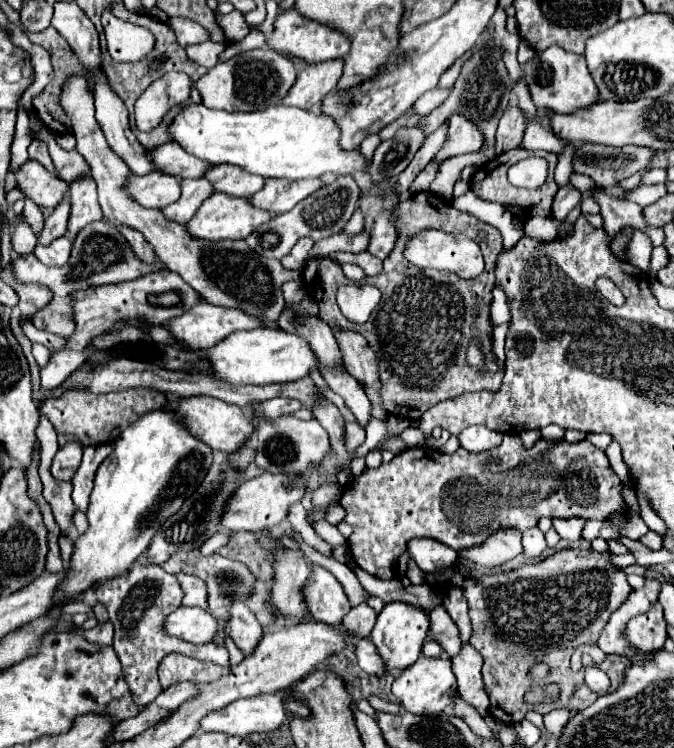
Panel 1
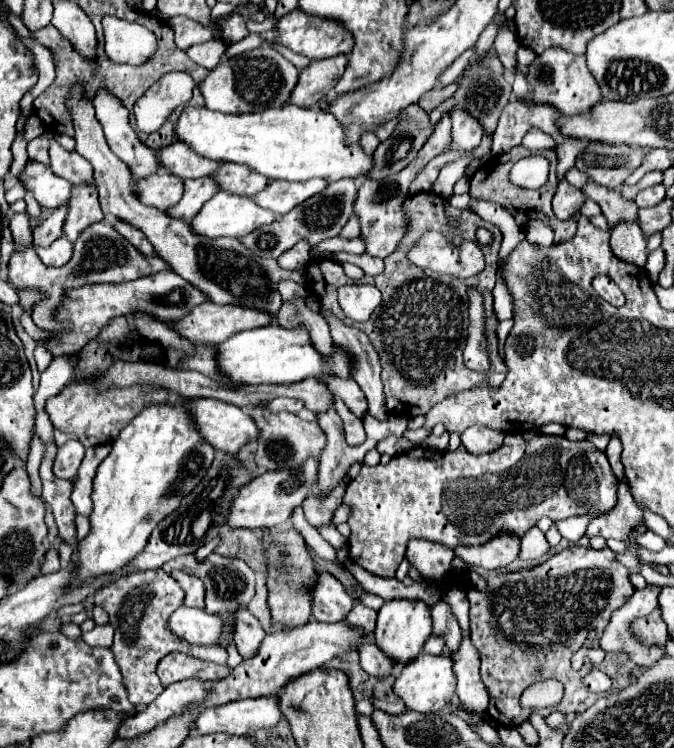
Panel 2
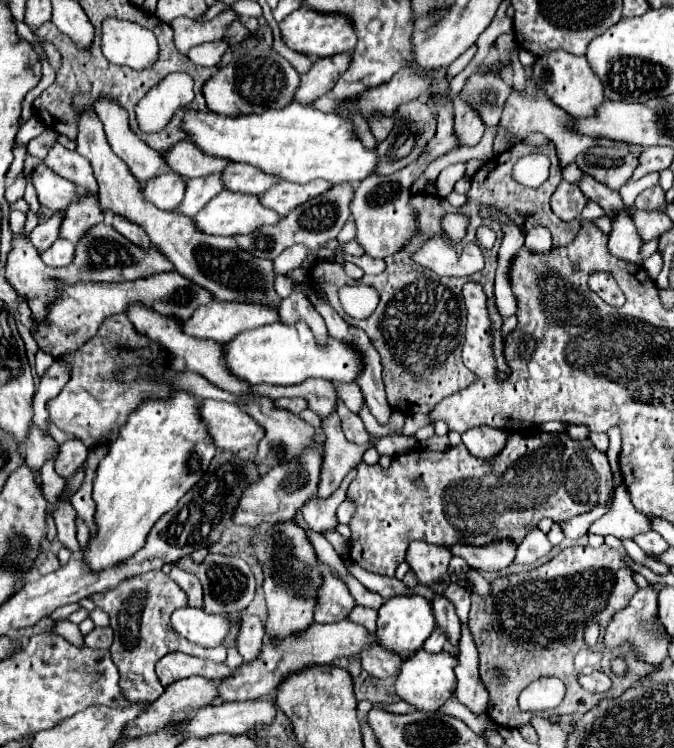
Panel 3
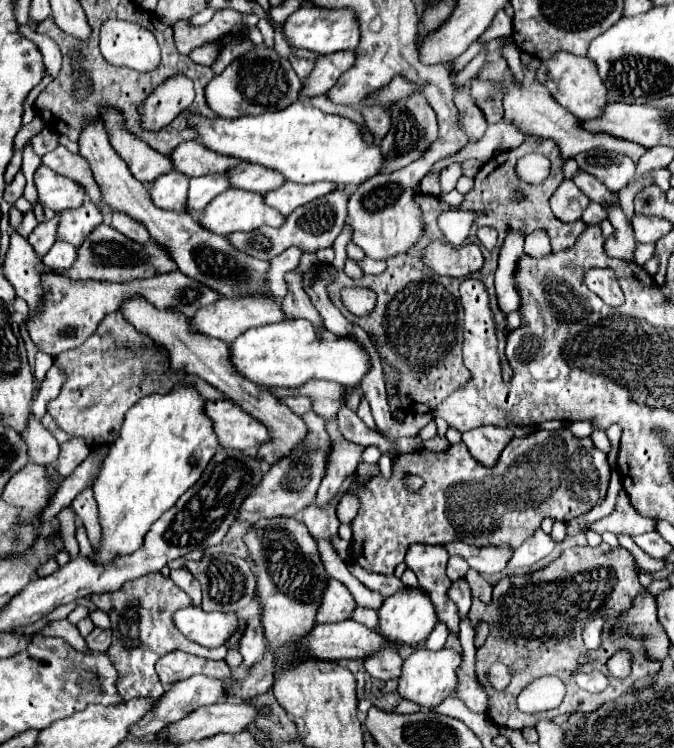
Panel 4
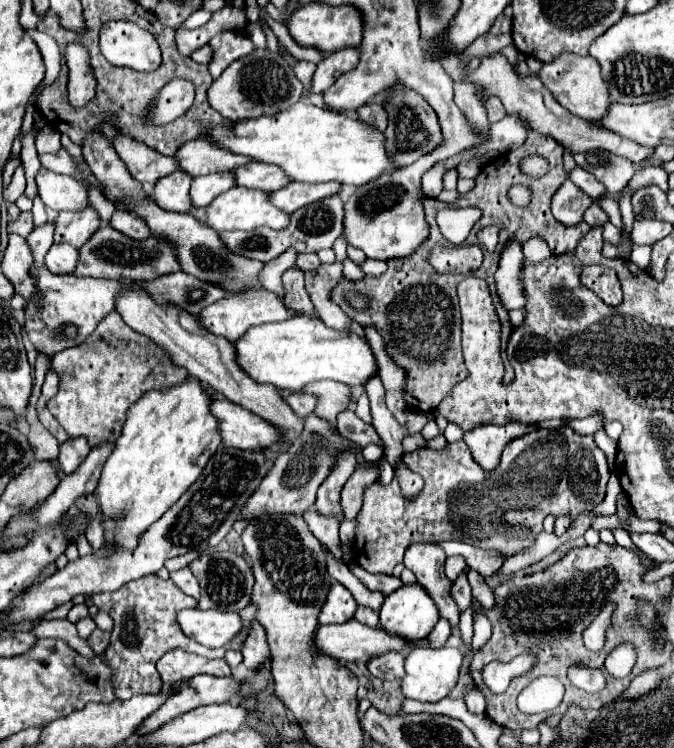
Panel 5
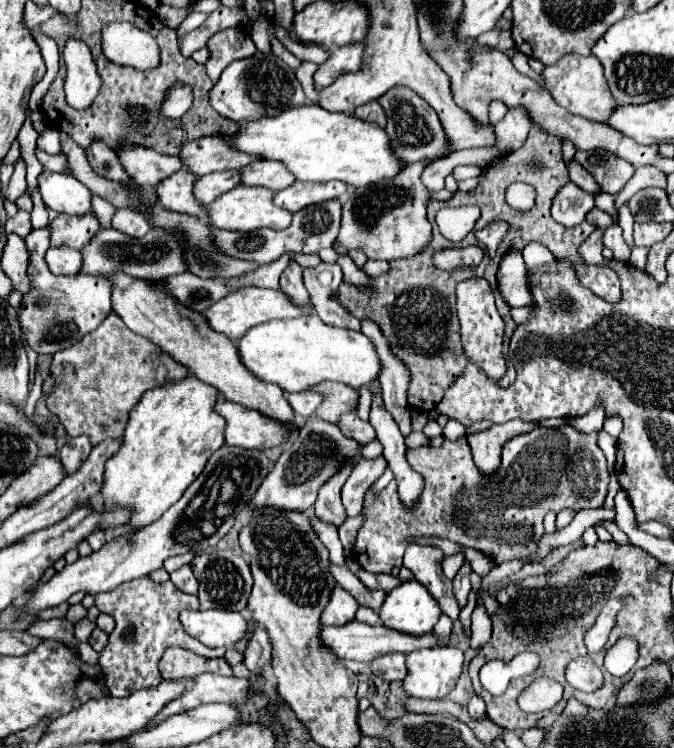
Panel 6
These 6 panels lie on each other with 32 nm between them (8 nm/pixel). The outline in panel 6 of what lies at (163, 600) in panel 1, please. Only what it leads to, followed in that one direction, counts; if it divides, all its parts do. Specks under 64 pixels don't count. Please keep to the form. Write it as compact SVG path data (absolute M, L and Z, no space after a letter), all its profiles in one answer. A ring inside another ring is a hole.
M142 576L138 580L122 584L112 592L96 594L94 600L98 610L110 614L116 622L116 628L112 630L106 648L100 652L100 664L104 664L104 670L108 672L108 688L116 698L126 698L136 690L156 688L162 682L162 676L158 672L158 660L170 646L180 646L206 658L224 656L224 648L210 650L198 640L192 640L192 636L188 636L178 626L178 612L186 606L198 606L198 598L180 592L170 580L152 582L148 576Z

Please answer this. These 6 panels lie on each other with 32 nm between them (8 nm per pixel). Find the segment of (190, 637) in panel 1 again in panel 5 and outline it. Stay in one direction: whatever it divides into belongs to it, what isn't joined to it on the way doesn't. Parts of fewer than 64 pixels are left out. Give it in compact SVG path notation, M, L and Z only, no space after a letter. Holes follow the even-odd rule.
M186 608L176 614L176 622L188 638L206 648L228 646L230 640L242 630L242 620L236 612L220 610L204 612L200 608Z

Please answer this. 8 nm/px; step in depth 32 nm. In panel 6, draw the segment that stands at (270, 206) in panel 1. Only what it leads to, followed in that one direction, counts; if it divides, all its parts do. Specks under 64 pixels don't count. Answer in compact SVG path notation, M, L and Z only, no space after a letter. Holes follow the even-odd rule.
M294 182L288 188L280 190L274 194L274 204L288 210L288 212L298 212L304 206L318 204L330 198L340 198L346 192L346 184L336 182Z

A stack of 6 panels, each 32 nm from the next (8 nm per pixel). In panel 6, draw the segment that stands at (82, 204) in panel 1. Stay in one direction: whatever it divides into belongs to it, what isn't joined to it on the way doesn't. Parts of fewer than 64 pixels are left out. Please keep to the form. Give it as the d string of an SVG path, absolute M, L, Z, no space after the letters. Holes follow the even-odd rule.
M86 212L82 216L58 214L56 220L50 224L50 228L52 228L52 246L64 246L64 244L68 244L70 248L82 250L84 244L88 244L88 240L92 240L92 236L100 230L100 224L98 224L98 218L96 218L94 212Z

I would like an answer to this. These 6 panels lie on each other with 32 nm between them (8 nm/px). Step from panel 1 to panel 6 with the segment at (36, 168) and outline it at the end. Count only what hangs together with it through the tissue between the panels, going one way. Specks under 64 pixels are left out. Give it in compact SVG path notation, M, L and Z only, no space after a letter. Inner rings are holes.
M42 170L38 176L38 190L48 208L66 214L84 214L90 206L90 190L72 174L58 174Z

